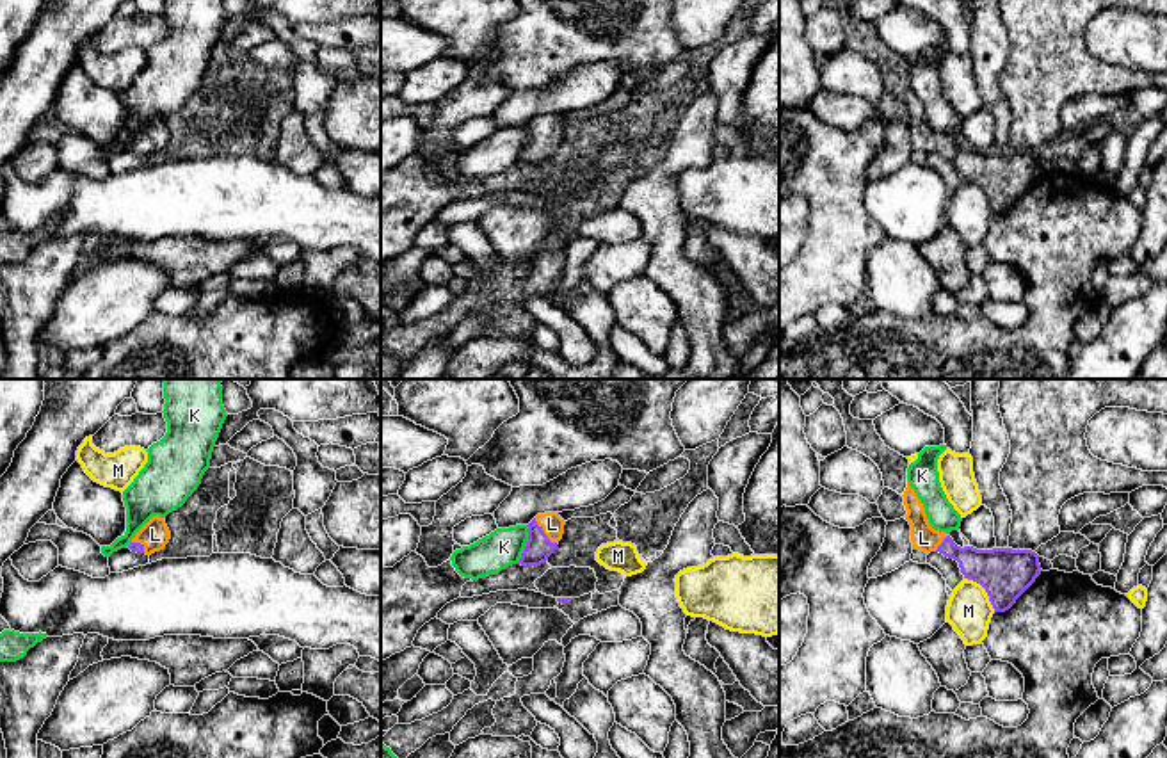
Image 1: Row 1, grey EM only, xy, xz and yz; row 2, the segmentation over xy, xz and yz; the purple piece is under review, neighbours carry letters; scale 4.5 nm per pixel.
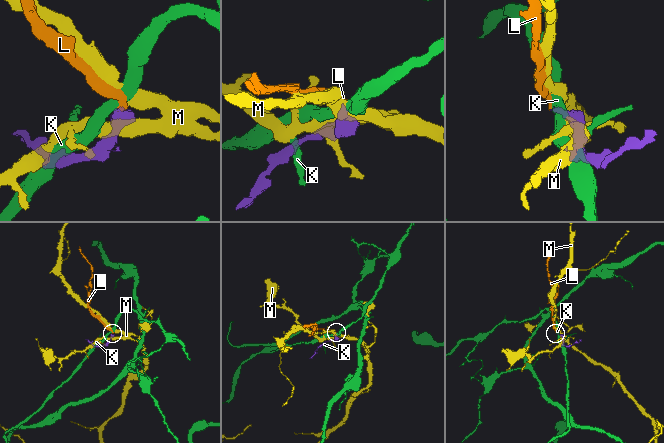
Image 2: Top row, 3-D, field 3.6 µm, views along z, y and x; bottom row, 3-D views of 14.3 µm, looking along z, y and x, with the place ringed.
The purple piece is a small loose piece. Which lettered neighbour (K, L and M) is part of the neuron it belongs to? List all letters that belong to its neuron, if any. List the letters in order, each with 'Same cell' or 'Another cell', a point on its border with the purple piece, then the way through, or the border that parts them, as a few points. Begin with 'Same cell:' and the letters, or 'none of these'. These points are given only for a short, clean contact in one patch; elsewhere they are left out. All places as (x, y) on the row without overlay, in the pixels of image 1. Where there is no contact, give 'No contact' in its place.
Same cell: L
K: Another cell. Touches purple at xz (525, 146). Boundary: xz (527, 127), (527, 145), (516, 164)
L: Same cell. Touches purple at xz (543, 134). Path across: xz (538, 150), (543, 134), (552, 125)
M: Another cell. Touches purple at yz (986, 193)

